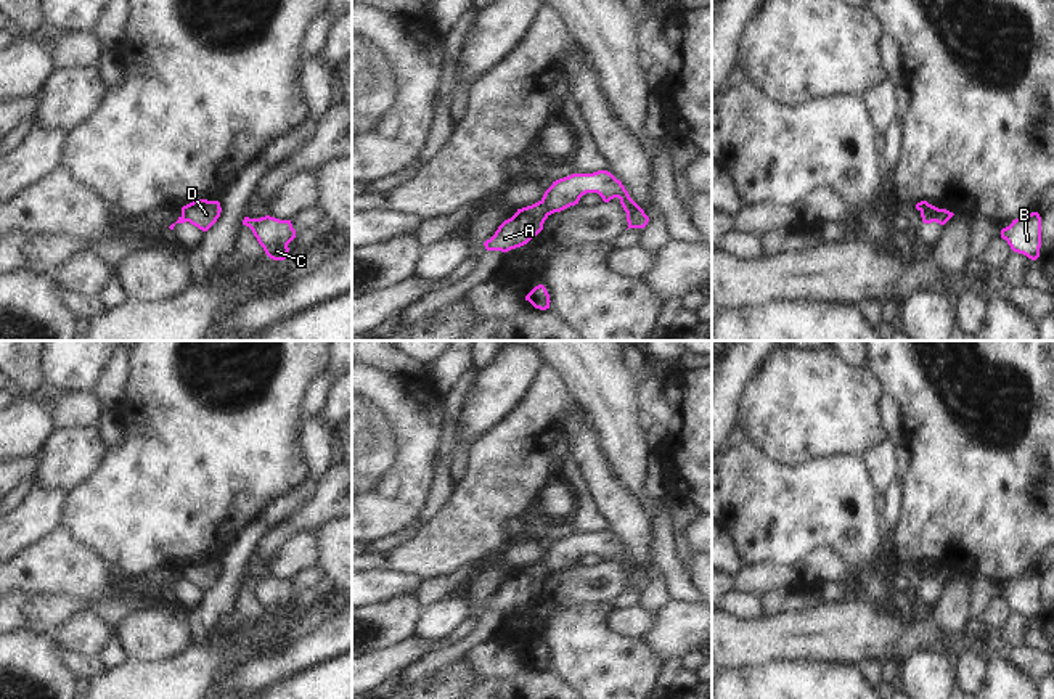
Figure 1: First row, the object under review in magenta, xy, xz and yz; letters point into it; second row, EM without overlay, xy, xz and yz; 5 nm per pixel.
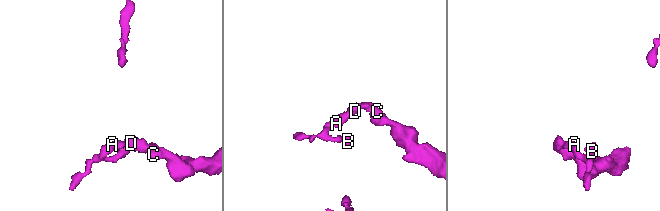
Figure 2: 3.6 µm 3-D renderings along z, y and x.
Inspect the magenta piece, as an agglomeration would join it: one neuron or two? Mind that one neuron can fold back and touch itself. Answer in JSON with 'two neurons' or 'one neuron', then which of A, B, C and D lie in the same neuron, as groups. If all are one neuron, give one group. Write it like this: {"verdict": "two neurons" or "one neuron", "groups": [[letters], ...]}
{"verdict": "two neurons", "groups": [["A", "B"], ["C", "D"]]}

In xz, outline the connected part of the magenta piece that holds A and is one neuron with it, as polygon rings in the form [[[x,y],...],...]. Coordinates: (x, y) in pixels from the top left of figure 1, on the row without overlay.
[[[543,558],[527,567],[517,569],[517,572],[505,580],[495,595],[484,603],[487,611],[508,612],[511,609],[527,604],[533,596],[543,590],[545,580],[551,575]]]

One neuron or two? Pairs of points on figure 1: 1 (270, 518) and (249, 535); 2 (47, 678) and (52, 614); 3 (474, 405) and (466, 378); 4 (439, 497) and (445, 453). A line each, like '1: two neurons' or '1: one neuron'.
1: one neuron
2: two neurons
3: two neurons
4: one neuron

